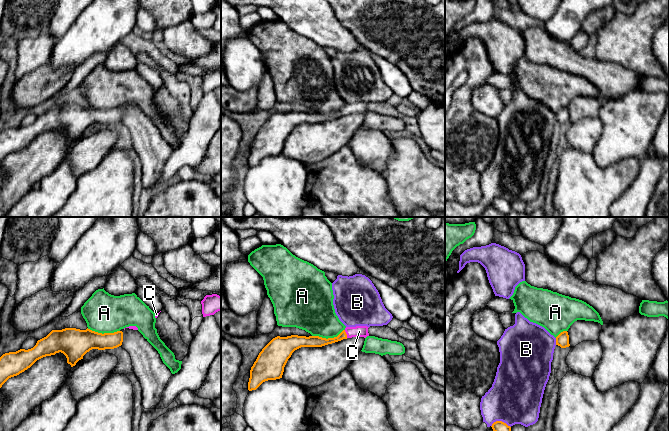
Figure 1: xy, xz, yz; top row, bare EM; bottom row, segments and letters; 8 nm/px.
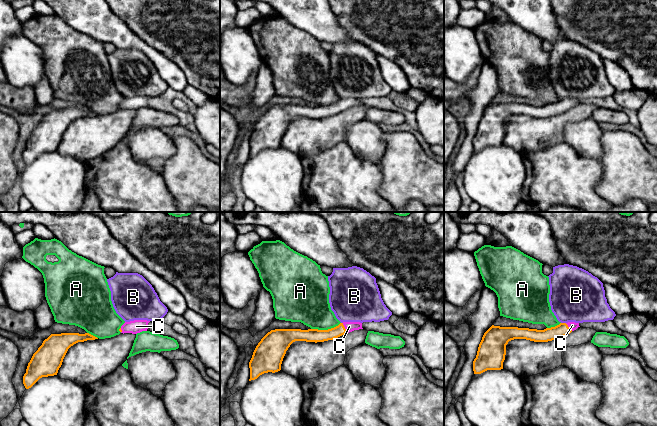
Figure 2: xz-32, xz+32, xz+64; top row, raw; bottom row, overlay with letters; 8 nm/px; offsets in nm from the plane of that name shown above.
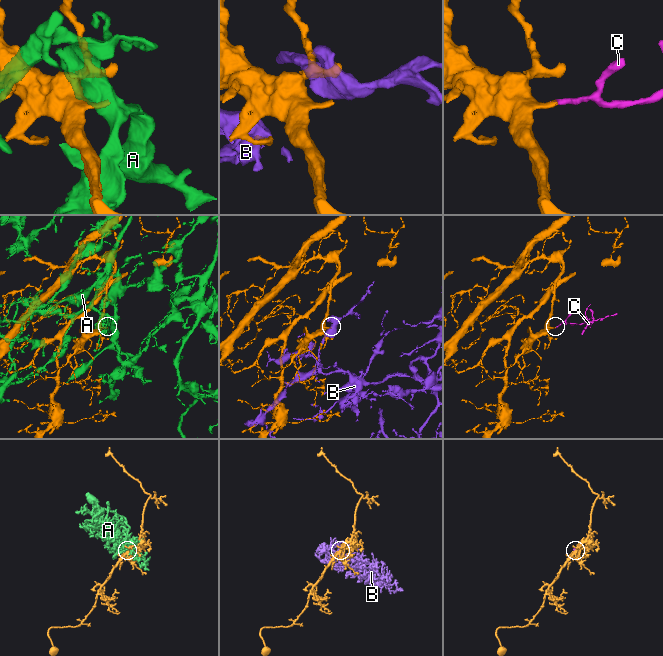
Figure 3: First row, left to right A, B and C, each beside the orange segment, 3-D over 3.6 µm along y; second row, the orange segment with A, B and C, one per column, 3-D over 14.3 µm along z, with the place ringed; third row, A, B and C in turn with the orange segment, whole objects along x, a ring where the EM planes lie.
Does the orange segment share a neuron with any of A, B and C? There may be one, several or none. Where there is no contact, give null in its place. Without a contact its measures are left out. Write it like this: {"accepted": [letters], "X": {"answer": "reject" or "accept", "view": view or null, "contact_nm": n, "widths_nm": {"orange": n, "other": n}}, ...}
{"accepted": ["C"], "A": {"answer": "reject", "view": "xz", "contact_nm": 280, "widths_nm": {"orange": 100, "other": 340}}, "B": {"answer": "reject", "view": "yz", "contact_nm": 160, "widths_nm": {"orange": 110, "other": 420}}, "C": {"answer": "accept", "view": "xz", "contact_nm": 70, "widths_nm": {"orange": 90, "other": 100}}}

